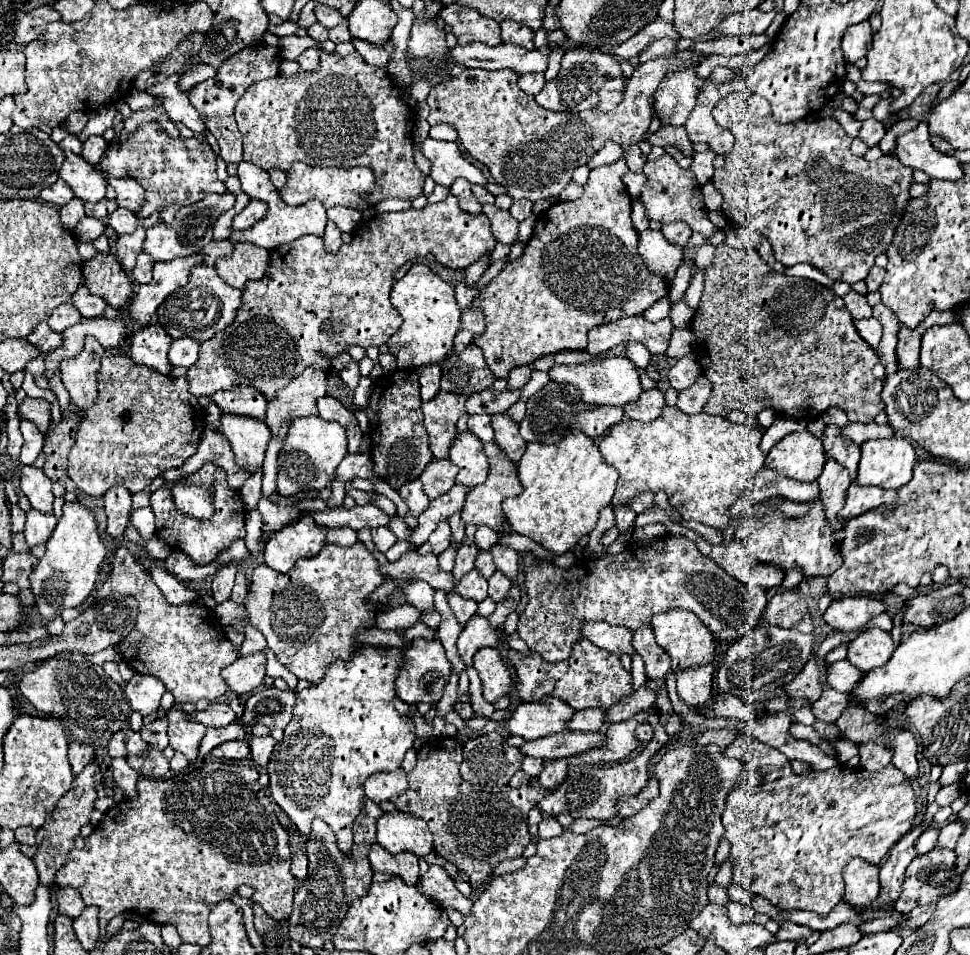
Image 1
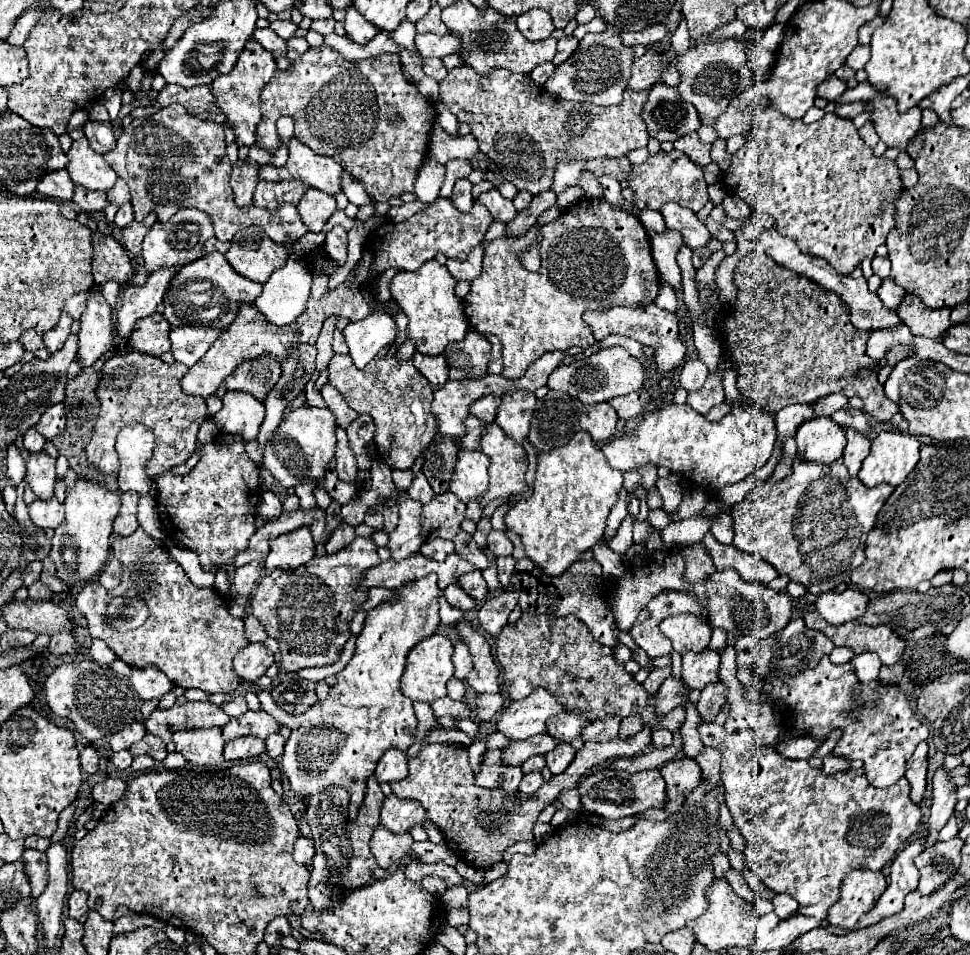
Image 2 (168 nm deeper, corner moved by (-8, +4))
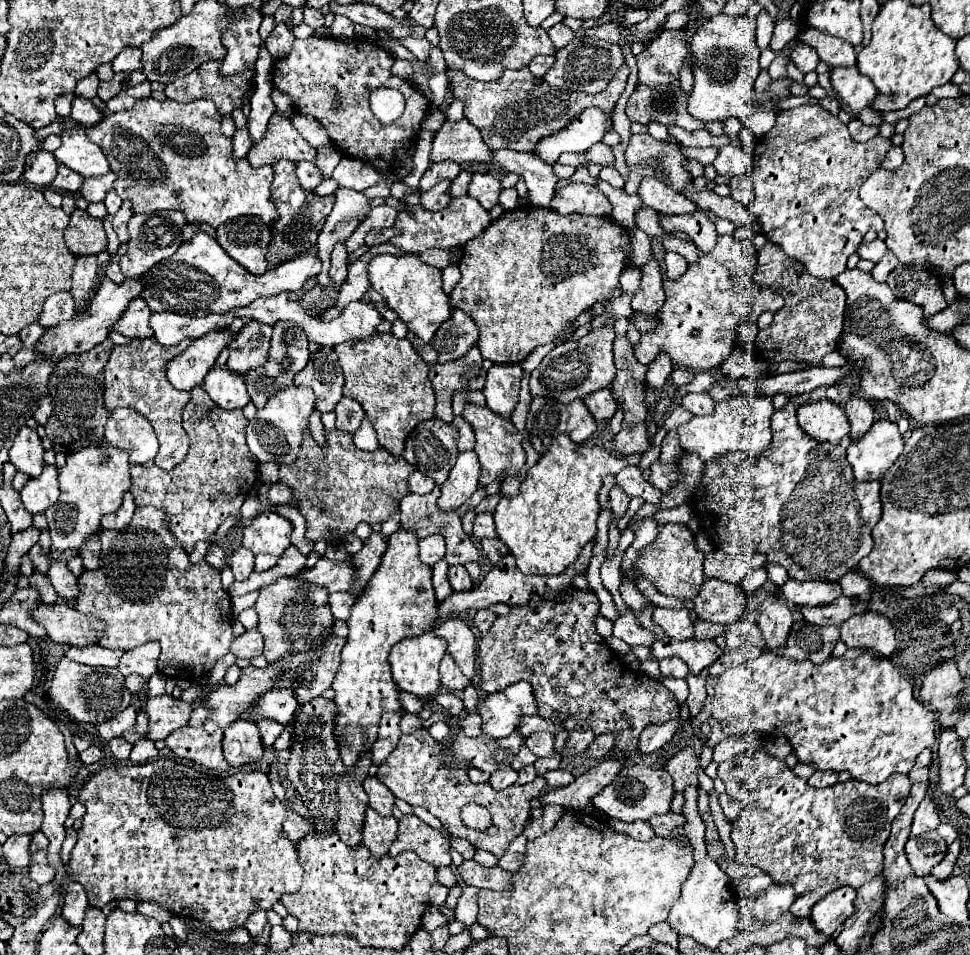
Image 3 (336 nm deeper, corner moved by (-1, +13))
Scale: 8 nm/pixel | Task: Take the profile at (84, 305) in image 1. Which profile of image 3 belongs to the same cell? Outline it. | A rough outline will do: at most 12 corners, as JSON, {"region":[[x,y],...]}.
{"region":[[55,293],[45,301],[39,325],[69,321],[75,313],[69,293]]}

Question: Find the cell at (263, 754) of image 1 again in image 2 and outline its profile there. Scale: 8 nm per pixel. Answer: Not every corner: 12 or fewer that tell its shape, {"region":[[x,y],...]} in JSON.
{"region":[[284,736],[266,738],[266,754],[280,758],[284,752]]}

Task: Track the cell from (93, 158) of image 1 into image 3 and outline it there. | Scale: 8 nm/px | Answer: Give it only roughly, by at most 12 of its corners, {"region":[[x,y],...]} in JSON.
{"region":[[73,99],[71,117],[83,125],[97,125],[101,113],[91,99]]}

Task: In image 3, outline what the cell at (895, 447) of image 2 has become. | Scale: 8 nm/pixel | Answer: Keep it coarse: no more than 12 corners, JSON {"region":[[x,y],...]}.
{"region":[[879,419],[849,443],[845,459],[857,481],[891,469],[903,437]]}

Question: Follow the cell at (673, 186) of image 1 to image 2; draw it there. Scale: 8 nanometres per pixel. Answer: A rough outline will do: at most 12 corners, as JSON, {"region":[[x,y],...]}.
{"region":[[684,152],[634,166],[640,210],[666,202],[700,212],[708,202],[702,168]]}

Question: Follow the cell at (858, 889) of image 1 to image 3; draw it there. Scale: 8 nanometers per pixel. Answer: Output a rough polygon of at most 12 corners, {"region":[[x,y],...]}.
{"region":[[851,887],[817,901],[811,911],[815,929],[831,937],[853,913]]}

